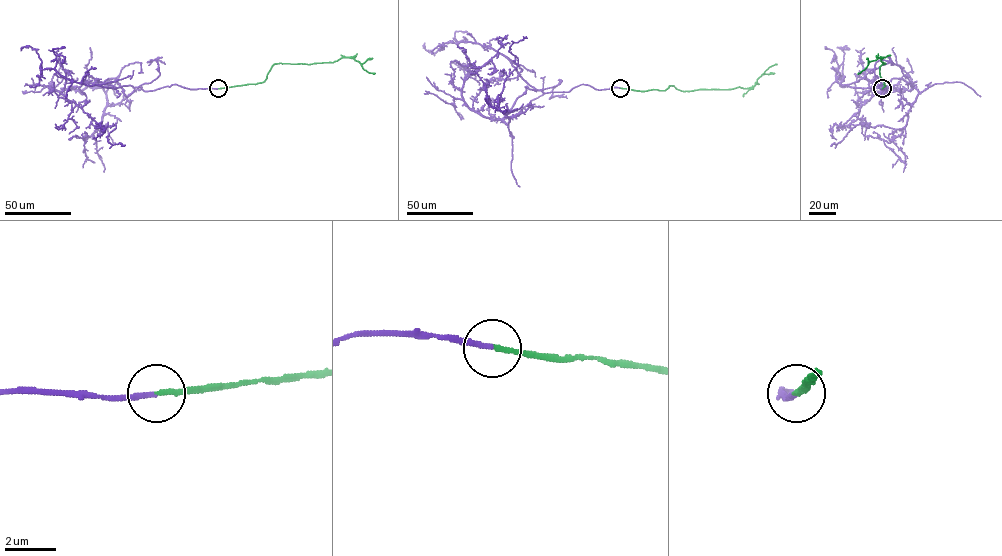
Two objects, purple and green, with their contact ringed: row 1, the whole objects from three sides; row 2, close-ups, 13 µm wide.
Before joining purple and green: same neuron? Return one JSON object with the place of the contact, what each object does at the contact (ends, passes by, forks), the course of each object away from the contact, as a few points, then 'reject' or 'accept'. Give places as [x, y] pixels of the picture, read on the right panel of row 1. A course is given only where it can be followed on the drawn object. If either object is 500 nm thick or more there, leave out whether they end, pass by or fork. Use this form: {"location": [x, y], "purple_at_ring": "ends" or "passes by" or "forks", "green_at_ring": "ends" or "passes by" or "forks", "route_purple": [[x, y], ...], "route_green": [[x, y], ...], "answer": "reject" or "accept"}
{"location": [882, 88], "purple_at_ring": "ends", "green_at_ring": "ends", "route_purple": [[882, 88], [882, 96], [893, 78], [913, 87], [875, 93], [834, 125], [836, 139]], "route_green": [[882, 88], [885, 85], [879, 67], [885, 63], [880, 61], [882, 57], [871, 61], [858, 73]], "answer": "accept"}

